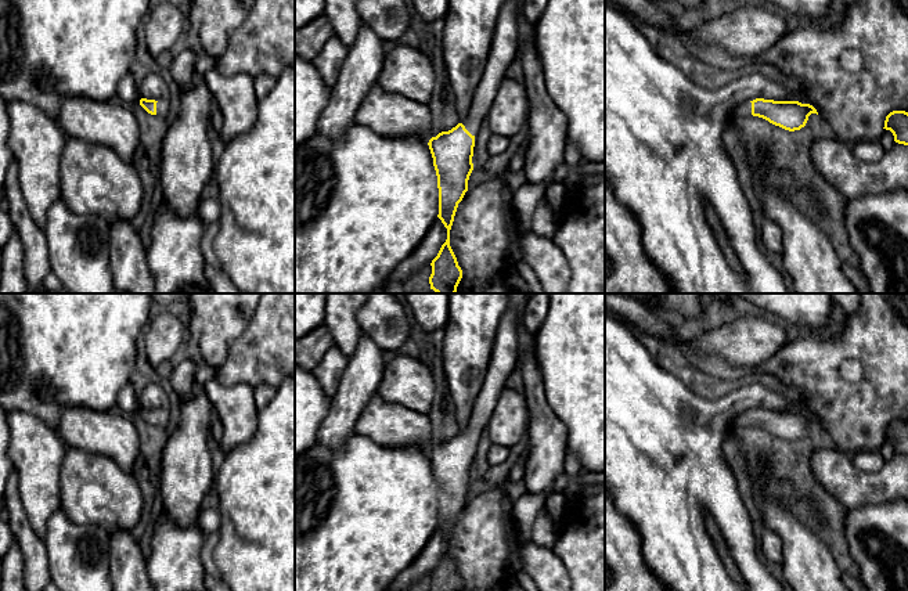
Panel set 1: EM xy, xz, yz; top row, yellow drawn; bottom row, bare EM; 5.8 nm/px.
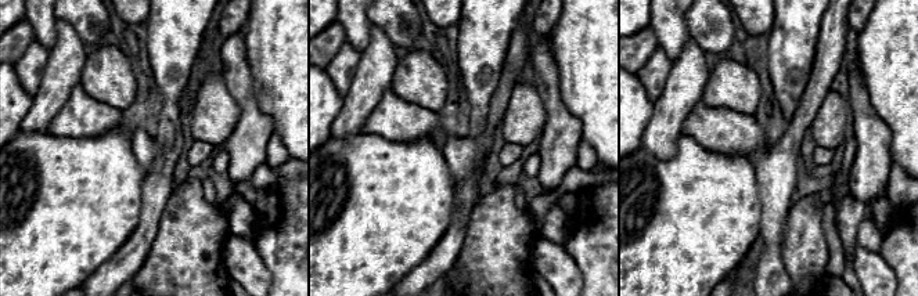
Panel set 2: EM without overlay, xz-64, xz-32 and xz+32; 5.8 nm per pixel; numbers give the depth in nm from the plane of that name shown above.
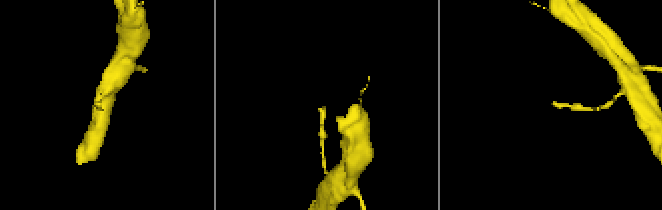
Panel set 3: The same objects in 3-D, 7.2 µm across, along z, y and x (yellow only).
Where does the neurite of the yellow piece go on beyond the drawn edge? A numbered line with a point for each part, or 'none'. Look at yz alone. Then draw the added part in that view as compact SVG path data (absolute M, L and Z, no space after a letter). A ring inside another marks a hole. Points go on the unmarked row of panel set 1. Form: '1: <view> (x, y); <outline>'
1: yz (742, 420); M743 412L743 414L739 414L736 415L731 424L729 424L729 428L731 426L752 426L752 412Z

